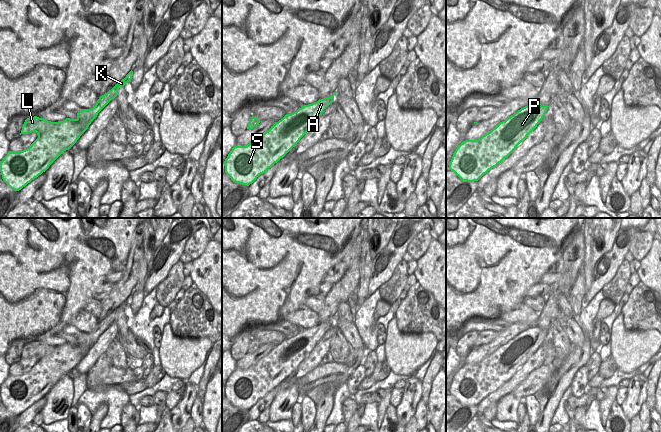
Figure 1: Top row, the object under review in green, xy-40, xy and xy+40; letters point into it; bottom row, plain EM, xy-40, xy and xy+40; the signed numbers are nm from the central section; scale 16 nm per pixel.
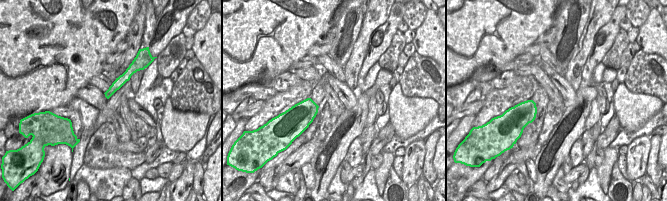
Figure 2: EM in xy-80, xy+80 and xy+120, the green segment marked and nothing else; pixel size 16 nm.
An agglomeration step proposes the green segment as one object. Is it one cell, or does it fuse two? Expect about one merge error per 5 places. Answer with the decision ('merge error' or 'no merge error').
merge error

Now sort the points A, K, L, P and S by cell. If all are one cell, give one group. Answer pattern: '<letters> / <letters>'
A K P S / L

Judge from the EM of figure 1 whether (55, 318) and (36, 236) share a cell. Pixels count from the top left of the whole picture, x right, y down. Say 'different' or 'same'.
same

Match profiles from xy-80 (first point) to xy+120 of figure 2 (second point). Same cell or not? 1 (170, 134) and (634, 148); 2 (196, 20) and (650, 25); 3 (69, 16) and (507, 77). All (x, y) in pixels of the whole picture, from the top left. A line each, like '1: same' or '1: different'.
1: different
2: different
3: different

